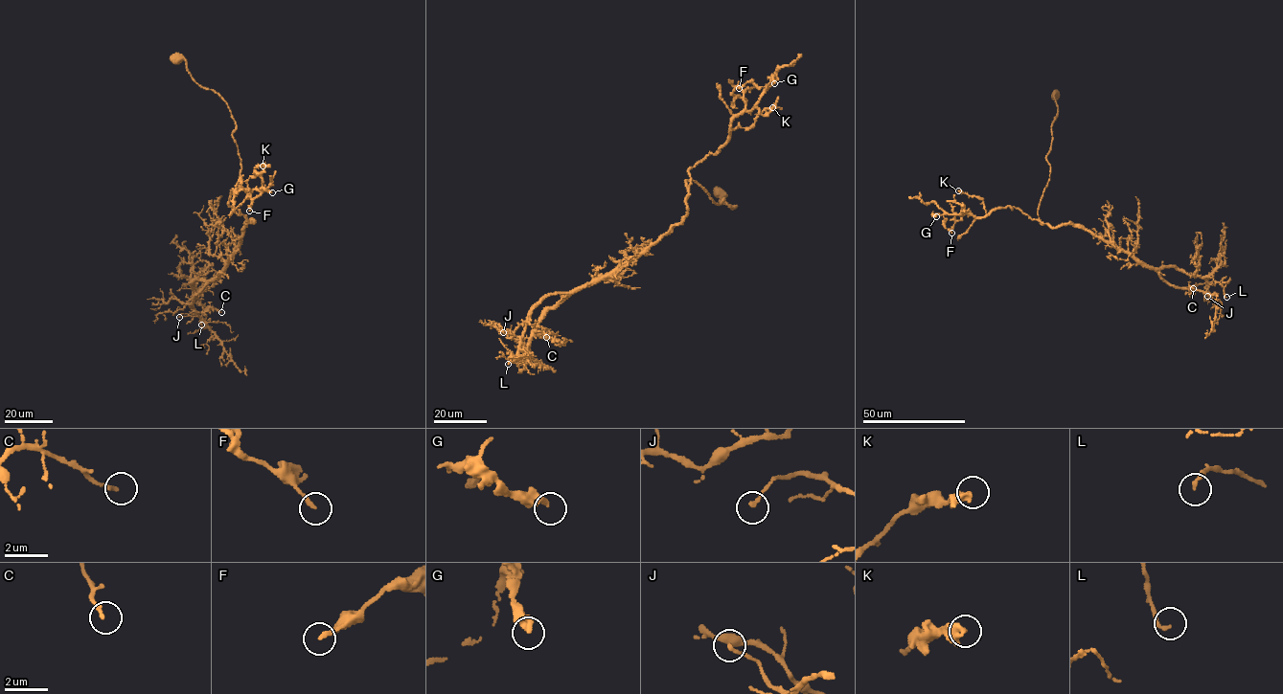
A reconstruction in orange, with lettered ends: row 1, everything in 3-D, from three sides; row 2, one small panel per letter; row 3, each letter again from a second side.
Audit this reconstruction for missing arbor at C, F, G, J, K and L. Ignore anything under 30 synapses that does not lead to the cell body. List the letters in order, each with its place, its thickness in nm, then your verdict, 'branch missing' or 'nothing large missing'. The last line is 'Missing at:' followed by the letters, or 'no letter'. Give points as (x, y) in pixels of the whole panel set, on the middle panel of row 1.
C: place (546, 337); calibre 150 nm; nothing large missing
F: place (739, 88); calibre 180 nm; nothing large missing
G: place (774, 83); calibre 320 nm; nothing large missing
J: place (503, 332); calibre 160 nm; nothing large missing
K: place (772, 107); calibre 420 nm; nothing large missing
L: place (508, 364); calibre 170 nm; nothing large missing
Missing at: no letter

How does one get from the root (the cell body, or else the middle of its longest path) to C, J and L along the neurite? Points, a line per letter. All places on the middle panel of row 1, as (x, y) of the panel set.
C: (718, 192), (736, 207), (687, 180), (686, 215), (668, 233), (541, 300), (526, 322), (546, 337)
J: (718, 192), (736, 207), (687, 180), (686, 215), (668, 233), (541, 300), (519, 338), (503, 332)
L: (718, 192), (736, 207), (713, 202), (687, 180), (680, 223), (566, 295), (538, 321), (521, 361), (508, 364)

